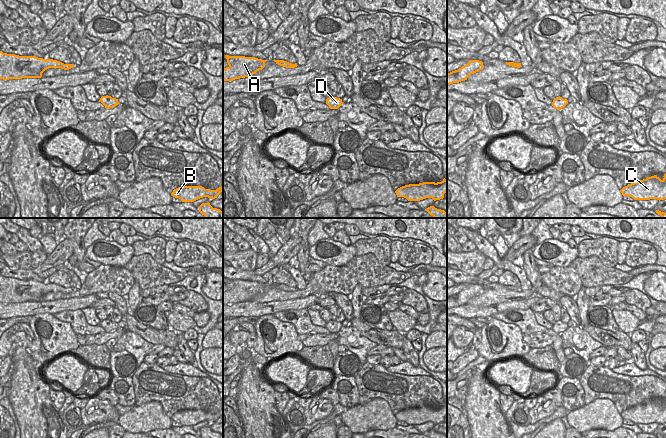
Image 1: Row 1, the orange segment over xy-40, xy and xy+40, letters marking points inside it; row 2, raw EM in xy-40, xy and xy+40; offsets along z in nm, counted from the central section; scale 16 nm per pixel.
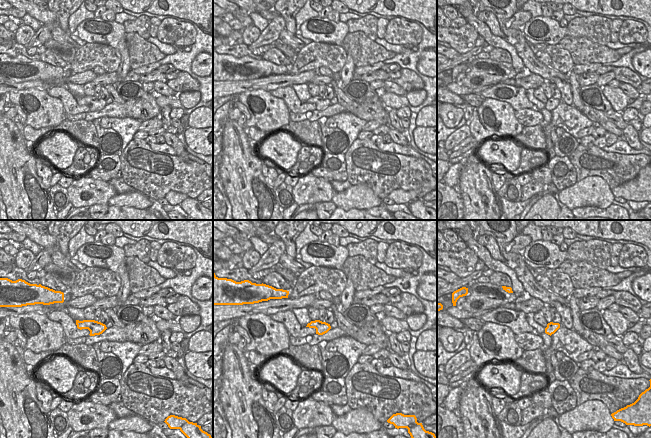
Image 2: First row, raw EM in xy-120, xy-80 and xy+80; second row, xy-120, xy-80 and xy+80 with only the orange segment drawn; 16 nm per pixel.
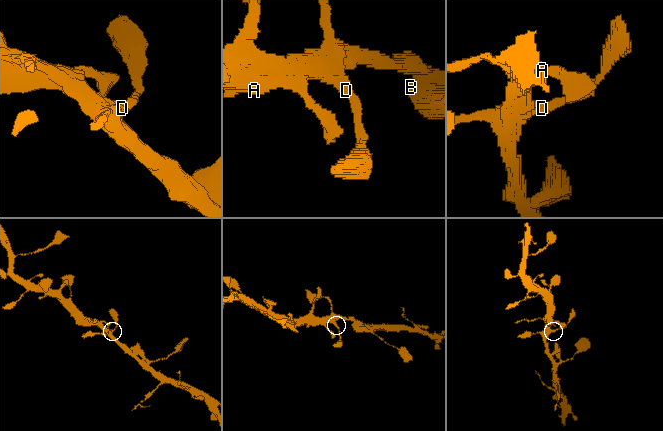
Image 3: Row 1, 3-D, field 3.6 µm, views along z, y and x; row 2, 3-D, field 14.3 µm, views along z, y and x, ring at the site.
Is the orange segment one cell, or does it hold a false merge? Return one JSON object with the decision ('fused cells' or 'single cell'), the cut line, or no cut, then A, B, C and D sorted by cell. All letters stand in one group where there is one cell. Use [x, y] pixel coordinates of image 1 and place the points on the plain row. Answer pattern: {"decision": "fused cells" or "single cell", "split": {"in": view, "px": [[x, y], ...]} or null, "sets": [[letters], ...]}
{"decision": "single cell", "split": null, "sets": [["A", "B", "C", "D"]]}

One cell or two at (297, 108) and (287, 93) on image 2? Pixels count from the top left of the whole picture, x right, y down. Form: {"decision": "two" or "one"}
{"decision": "one"}

